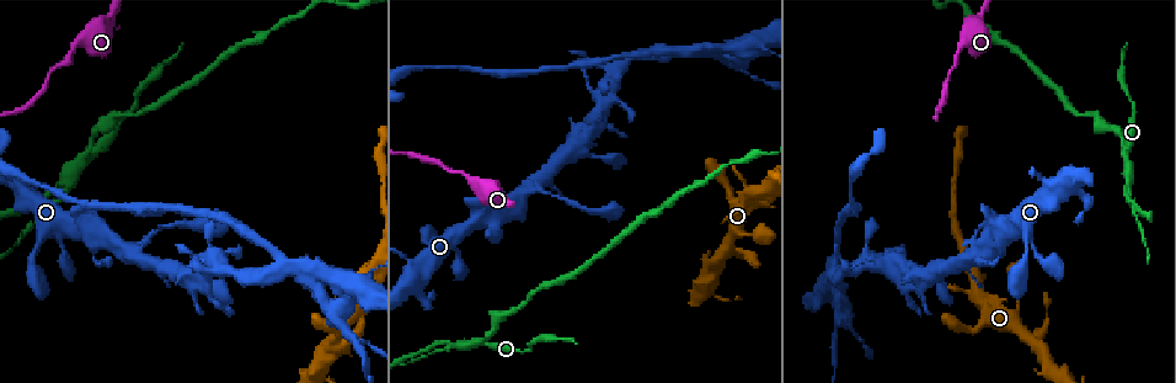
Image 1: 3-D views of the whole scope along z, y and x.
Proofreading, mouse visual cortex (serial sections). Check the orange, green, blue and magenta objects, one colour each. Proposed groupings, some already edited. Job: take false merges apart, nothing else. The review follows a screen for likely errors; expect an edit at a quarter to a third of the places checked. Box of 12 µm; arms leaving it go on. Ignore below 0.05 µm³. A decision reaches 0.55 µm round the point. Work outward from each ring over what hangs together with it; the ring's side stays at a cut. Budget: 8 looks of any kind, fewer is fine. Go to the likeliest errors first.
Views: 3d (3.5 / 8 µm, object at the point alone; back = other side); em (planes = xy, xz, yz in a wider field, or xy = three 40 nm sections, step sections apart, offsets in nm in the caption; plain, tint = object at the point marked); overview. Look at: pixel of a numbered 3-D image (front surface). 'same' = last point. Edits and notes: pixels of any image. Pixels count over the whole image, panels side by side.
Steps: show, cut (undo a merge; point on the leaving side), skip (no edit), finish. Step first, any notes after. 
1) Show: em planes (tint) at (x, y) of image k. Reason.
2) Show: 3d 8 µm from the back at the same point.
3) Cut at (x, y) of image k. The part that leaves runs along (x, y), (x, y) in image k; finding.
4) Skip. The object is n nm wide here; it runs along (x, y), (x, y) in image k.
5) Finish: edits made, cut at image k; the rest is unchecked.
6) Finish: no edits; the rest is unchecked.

Show: 3d 3.5 µm at (1129, 177) of image 1. Two arms at a narrow angle.

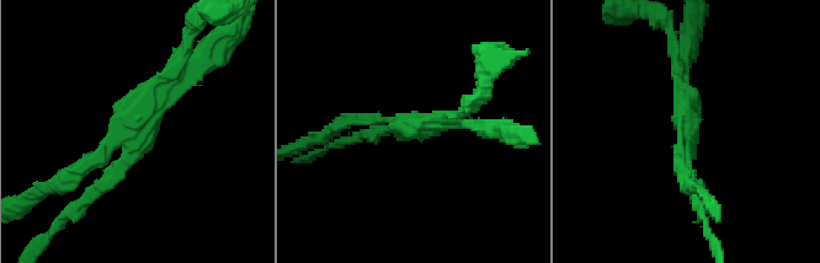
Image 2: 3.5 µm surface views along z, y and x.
Show: em planes (tint) at (130, 130) of image 2. 3 arms meet here; the arms are 150, 150, 200 nm wide.

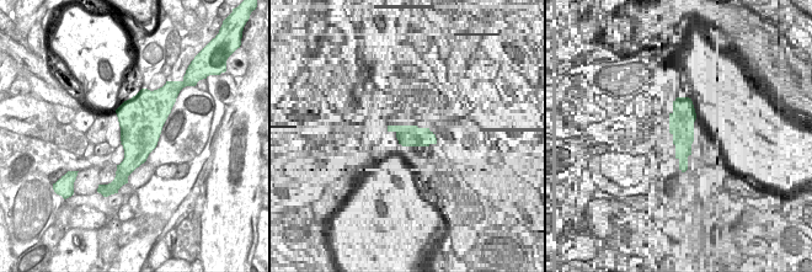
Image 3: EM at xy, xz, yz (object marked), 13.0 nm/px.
Cut at (83, 162) of image 2. The part that leaves runs along (184, 60), (187, 33), (195, 26) in image 2; a second cell is stuck on.

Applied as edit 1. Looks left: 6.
Show: 3d 3.5 µm at (470, 177) of image 1. Calibre changes.

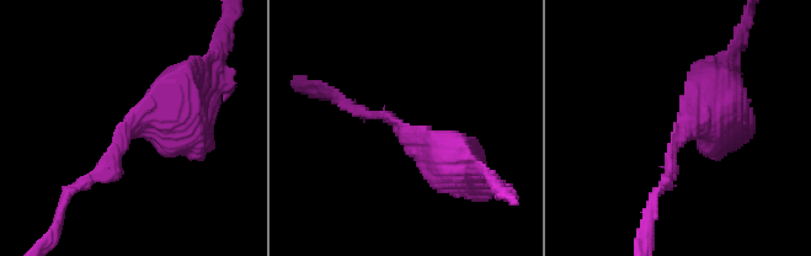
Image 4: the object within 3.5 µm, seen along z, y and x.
Show: em xy step 3 (tint) at (123, 139) of image 4. The arms are 150, 600 nm wide.

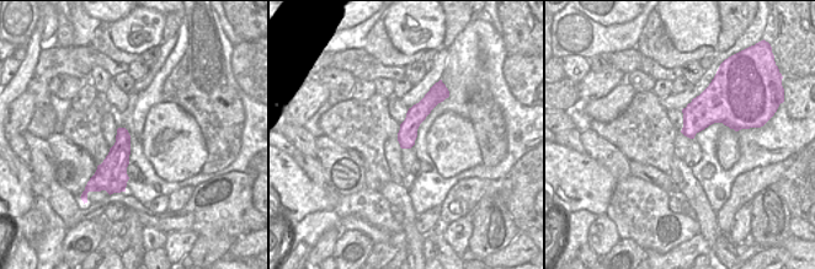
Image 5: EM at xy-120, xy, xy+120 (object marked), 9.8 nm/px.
Skip. Continuous, no second cell.

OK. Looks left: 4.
Show: 3d 8 µm at (834, 265) of image 1. Branch point.

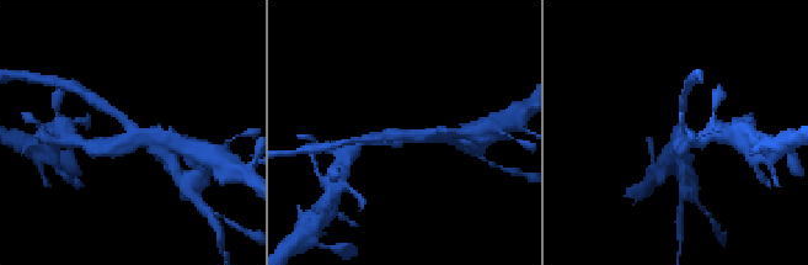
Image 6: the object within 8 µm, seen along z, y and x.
Show: em xy step 5 (tint) at (679, 138) of image 6.

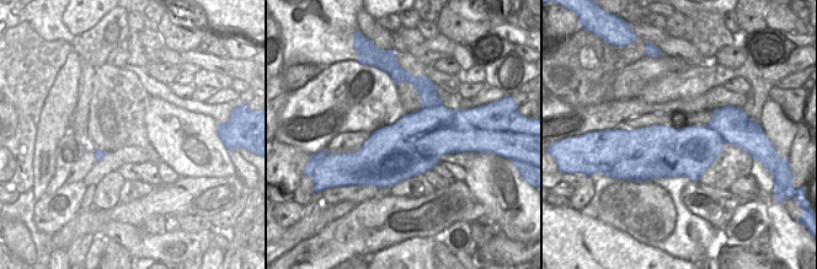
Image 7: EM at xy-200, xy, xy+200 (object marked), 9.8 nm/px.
Cut at (685, 184) of image 6. Two cells meet here.

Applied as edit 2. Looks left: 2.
Finish: edits made, cut at image 2, cut at image 6; the rest is unchecked.

